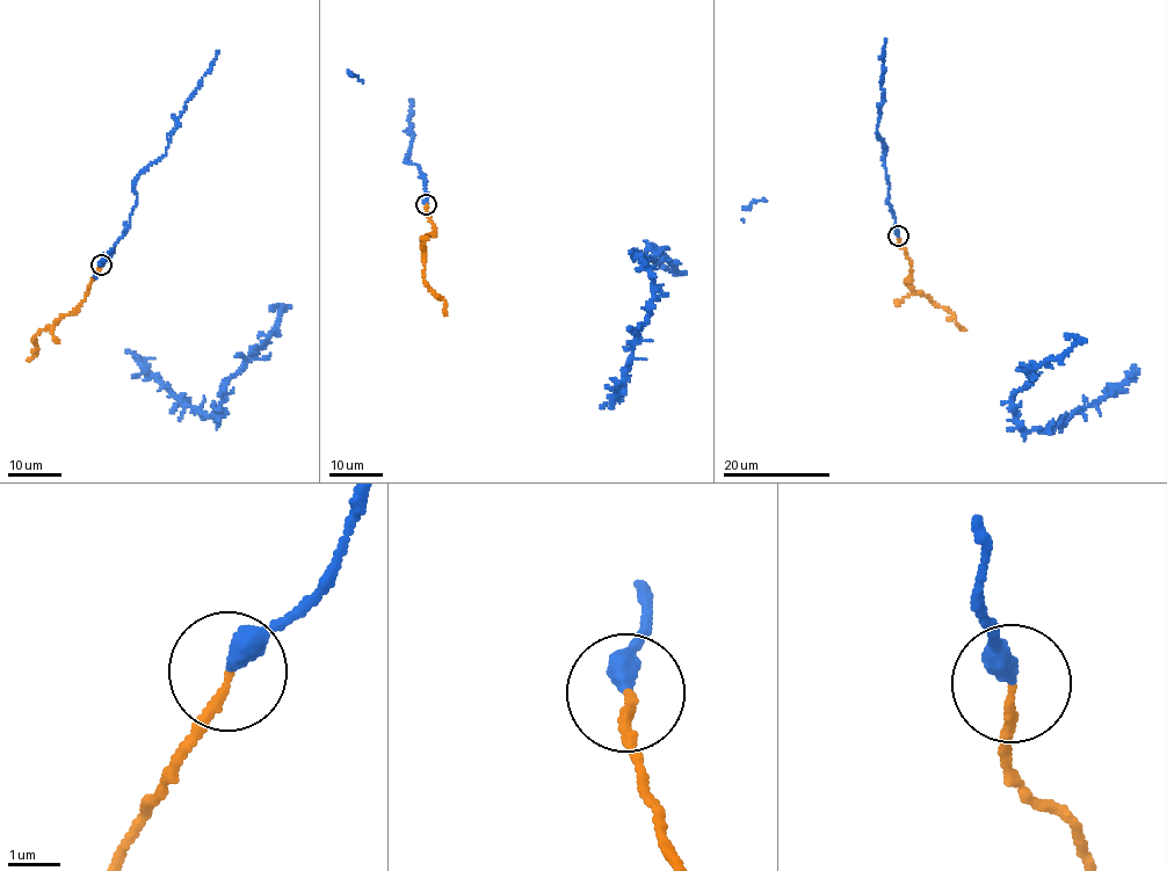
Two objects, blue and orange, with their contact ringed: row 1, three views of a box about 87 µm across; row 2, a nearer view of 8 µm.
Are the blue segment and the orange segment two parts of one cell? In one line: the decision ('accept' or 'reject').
accept

